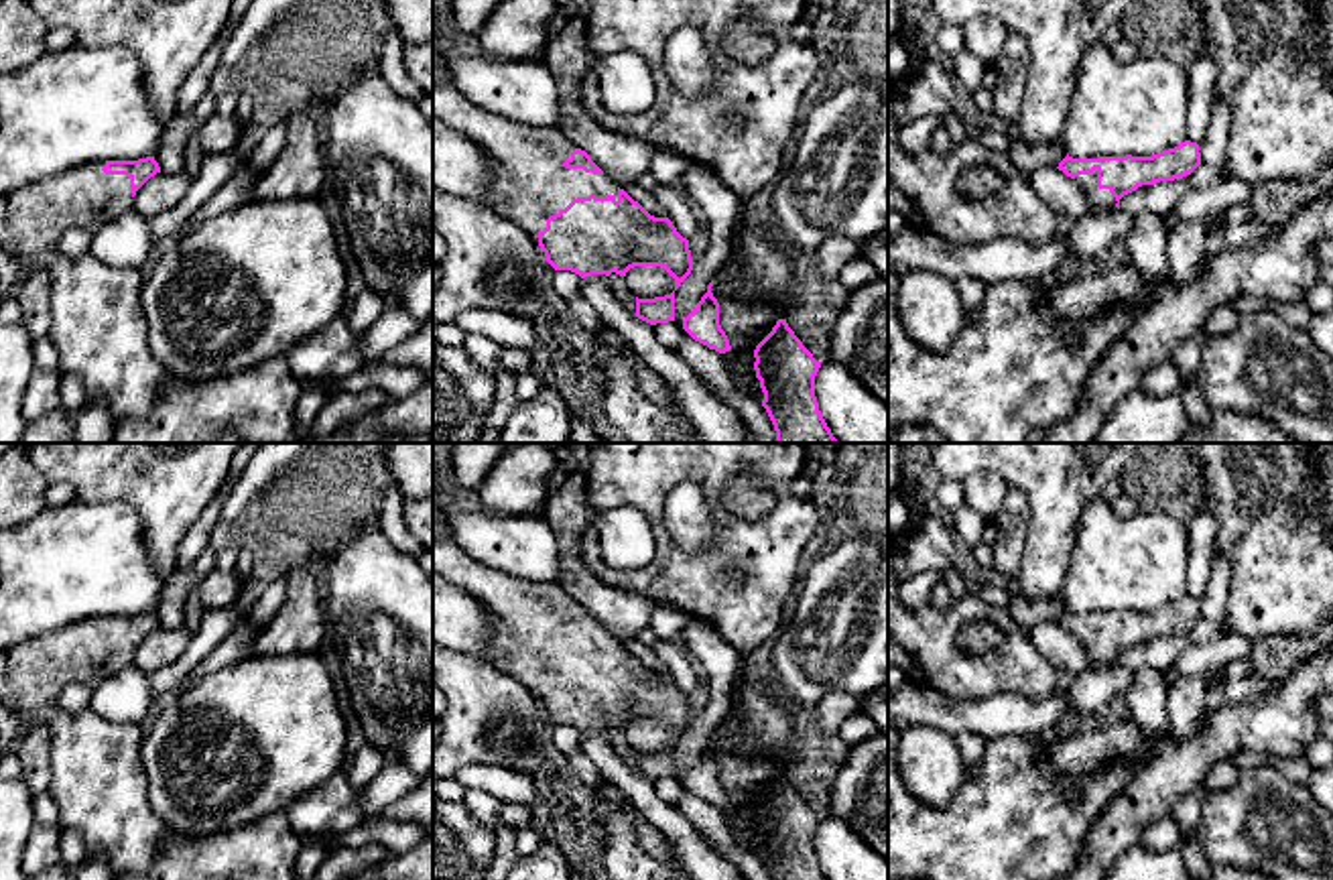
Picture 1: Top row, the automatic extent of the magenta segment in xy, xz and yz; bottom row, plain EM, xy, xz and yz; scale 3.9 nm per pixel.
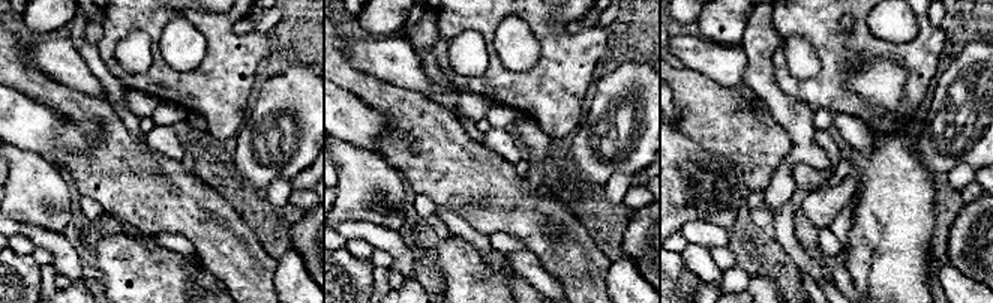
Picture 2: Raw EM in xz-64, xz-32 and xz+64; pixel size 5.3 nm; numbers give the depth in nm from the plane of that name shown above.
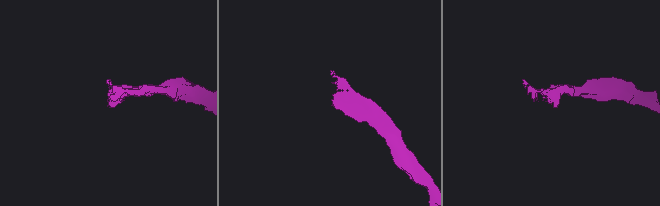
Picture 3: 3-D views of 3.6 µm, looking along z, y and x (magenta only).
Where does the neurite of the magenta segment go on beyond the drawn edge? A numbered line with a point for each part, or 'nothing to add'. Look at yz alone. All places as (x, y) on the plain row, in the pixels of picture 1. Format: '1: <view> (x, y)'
1: yz (1100, 655)

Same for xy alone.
1: xy (33, 673)

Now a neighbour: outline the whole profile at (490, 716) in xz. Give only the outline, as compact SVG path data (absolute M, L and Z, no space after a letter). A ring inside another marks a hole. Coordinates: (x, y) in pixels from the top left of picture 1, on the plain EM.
M433 642L433 681L447 697L447 709L437 719L439 744L433 752L433 780L453 776L471 762L488 762L532 776L543 764L547 711L538 697L508 673L467 652L455 652Z

